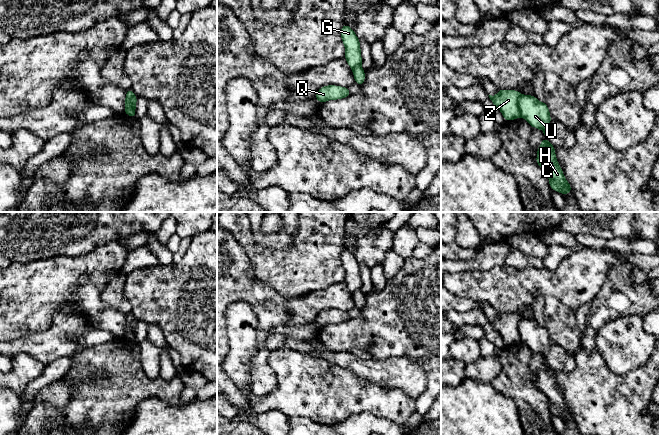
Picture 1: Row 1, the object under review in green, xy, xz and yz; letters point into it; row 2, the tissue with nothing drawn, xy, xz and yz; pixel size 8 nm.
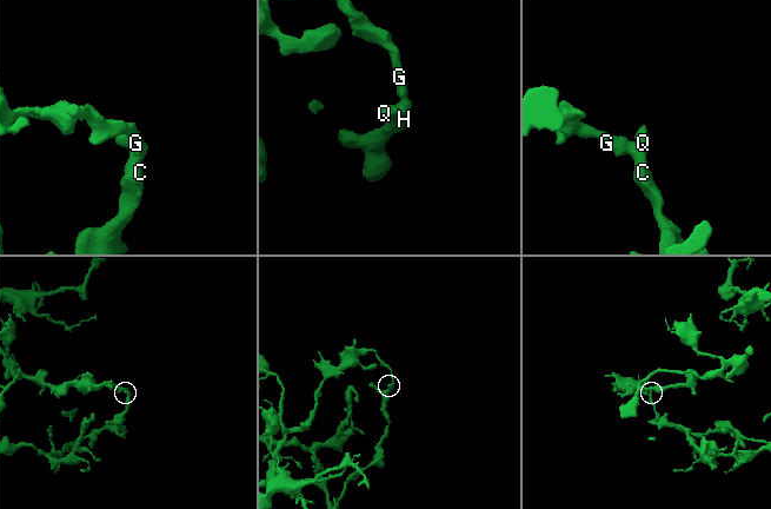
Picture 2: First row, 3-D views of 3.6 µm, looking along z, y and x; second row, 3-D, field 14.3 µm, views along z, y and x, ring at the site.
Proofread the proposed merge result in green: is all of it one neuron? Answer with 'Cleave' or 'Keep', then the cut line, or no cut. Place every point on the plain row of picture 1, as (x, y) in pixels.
Cleave. Split along yz (521, 319), (519, 322), (520, 340)

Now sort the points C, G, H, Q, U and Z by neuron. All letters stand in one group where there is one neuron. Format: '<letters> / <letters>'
C H Q U / G Z

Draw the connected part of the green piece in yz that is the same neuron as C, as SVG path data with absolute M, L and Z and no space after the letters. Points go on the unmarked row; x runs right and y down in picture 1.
M546 361L543 362L538 371L535 386L546 396L552 414L560 416L563 420L569 416L573 416L556 383L554 369Z

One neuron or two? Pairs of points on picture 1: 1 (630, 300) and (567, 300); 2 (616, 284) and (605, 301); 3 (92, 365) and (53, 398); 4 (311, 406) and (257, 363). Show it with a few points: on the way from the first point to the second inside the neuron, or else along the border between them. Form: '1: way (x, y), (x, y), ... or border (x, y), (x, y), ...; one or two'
1: border (606, 280), (591, 302); two
2: way (614, 288), (609, 297); one
3: border (63, 377), (73, 387), (73, 394), (64, 406); two
4: border (267, 356), (277, 386), (261, 396); two

